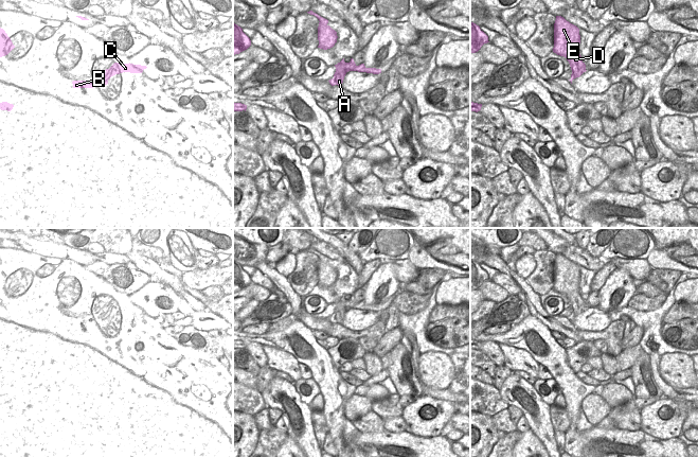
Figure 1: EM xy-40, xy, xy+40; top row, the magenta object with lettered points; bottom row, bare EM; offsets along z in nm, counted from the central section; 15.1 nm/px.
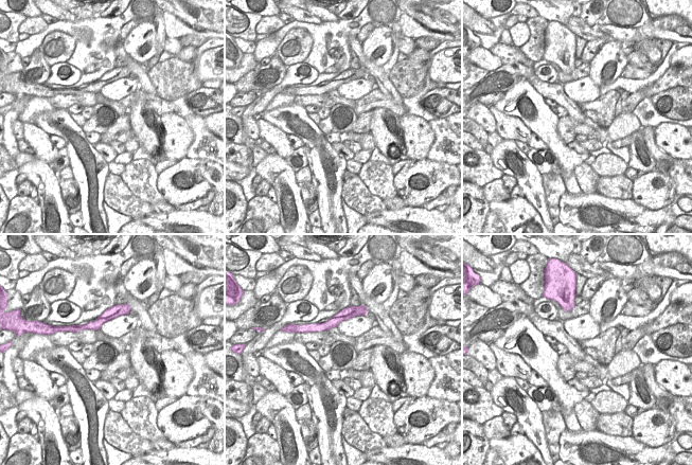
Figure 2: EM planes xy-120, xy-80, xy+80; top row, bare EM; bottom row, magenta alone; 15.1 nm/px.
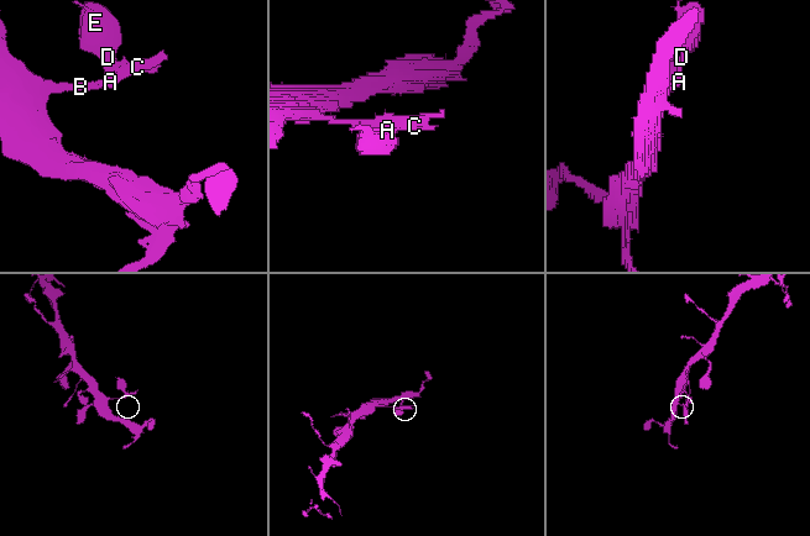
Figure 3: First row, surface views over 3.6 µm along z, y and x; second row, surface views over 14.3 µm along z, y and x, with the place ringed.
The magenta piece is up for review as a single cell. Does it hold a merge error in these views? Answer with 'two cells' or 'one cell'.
one cell

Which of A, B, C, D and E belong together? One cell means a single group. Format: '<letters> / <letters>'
A B C D E

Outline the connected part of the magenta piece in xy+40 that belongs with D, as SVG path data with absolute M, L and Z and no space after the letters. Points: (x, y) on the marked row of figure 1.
M556 16L553 52L566 57L569 61L572 70L571 78L569 80L571 84L574 78L579 77L587 71L586 65L579 54L579 43L579 29L567 21L563 17Z

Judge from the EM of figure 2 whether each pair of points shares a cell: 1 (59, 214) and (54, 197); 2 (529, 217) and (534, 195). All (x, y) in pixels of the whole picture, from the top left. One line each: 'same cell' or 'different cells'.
1: same cell
2: different cells

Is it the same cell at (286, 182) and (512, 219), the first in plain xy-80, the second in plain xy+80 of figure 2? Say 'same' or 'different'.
different

